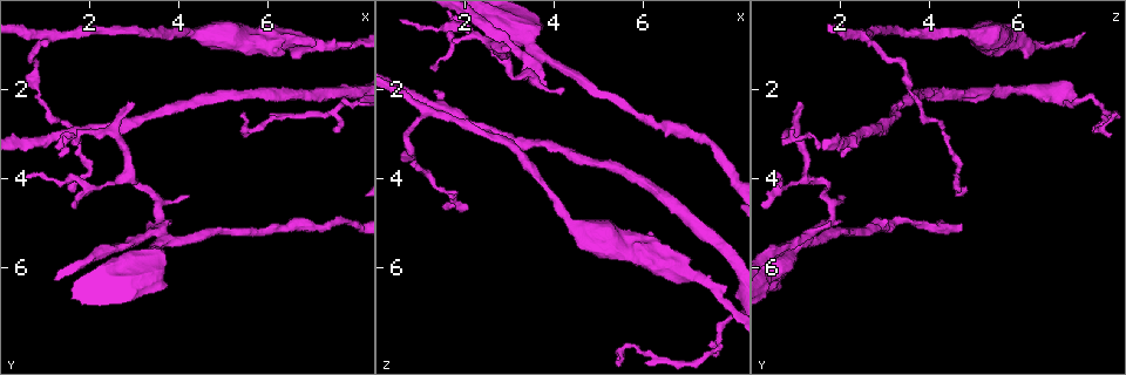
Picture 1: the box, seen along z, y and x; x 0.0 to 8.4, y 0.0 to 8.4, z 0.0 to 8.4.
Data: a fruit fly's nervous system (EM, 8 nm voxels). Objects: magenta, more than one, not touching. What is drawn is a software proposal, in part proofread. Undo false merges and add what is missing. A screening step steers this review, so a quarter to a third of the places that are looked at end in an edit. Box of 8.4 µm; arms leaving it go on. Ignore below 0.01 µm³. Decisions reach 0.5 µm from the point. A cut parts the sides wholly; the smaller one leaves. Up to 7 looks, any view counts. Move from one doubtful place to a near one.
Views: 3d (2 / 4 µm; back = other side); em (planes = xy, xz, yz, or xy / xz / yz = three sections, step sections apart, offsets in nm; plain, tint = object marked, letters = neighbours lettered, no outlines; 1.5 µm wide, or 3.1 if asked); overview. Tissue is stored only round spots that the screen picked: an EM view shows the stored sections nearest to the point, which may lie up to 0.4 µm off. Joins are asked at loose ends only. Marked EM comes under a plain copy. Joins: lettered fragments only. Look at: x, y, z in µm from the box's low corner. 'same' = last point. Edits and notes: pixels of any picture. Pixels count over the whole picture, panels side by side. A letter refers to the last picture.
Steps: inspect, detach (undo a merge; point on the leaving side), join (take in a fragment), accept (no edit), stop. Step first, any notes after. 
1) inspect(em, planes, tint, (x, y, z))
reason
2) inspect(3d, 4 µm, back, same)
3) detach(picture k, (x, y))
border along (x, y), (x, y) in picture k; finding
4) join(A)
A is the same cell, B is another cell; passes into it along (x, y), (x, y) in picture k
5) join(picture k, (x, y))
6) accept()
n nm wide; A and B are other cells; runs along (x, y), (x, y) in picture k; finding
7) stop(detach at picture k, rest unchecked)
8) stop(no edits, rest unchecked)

inspect(em, planes, letters, (1.50, 4.25, 4.60))
thin end

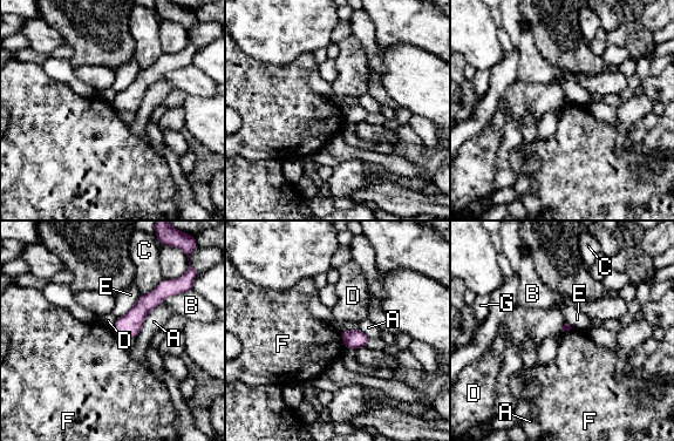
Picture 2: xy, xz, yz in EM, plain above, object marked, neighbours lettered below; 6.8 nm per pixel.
accept()
A, B, C, D, E, F and G are other cells; none of them fits

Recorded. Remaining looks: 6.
inspect(em, planes, letters, (2.85, 2.35, 1.10))
tapers out

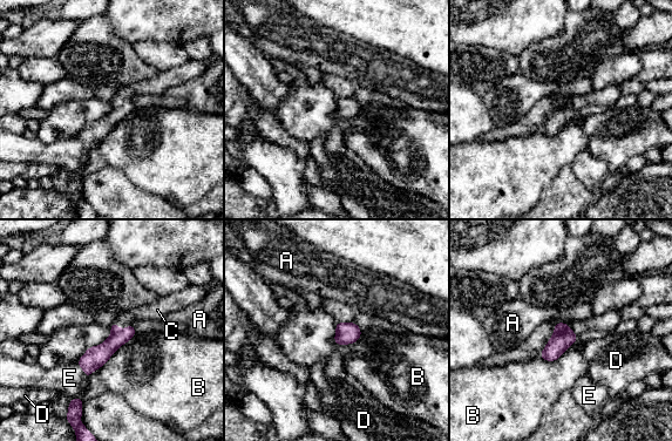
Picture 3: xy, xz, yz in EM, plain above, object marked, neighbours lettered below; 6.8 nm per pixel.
join(C)
120 nm wide; B touches over 280 nm; C is the same cell, A, B, D and E are other cells; it goes on there

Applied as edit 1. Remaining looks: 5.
inspect(overview)
redraw

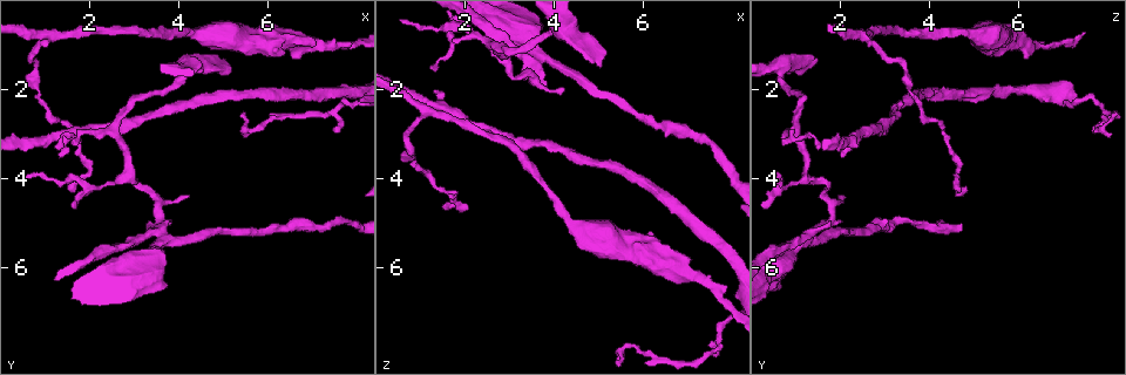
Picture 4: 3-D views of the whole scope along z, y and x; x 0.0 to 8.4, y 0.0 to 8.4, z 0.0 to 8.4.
inspect(em, yz, step 8, tint, (7.50, 1.00, 6.40))
thick turns thin

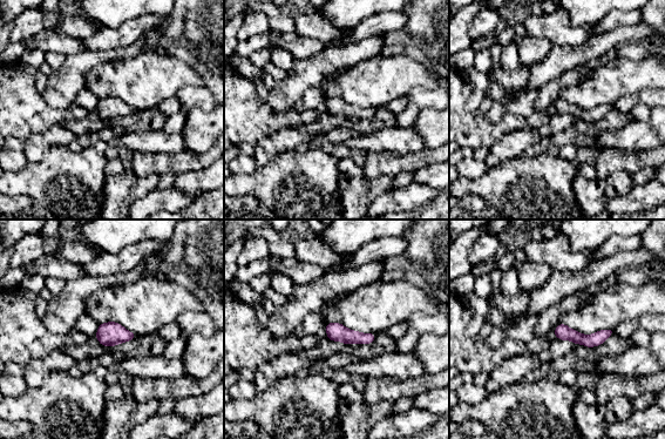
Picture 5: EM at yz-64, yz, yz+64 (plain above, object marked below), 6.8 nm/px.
inspect(em, xz, step 4, tint, same)
another direction

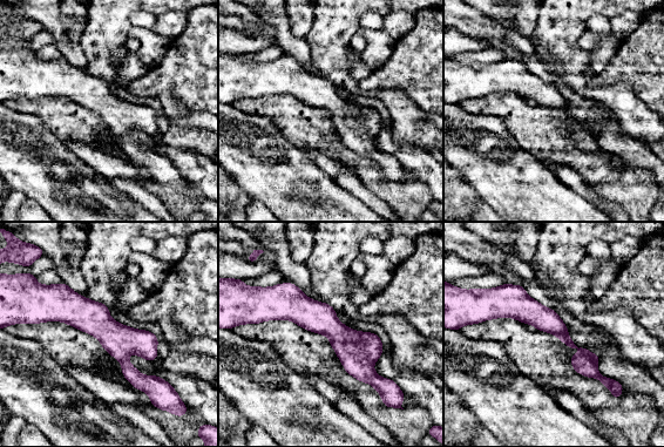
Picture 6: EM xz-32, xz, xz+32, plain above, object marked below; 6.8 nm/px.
inspect(em, xz, step 4, letters, same)
see the neighbours

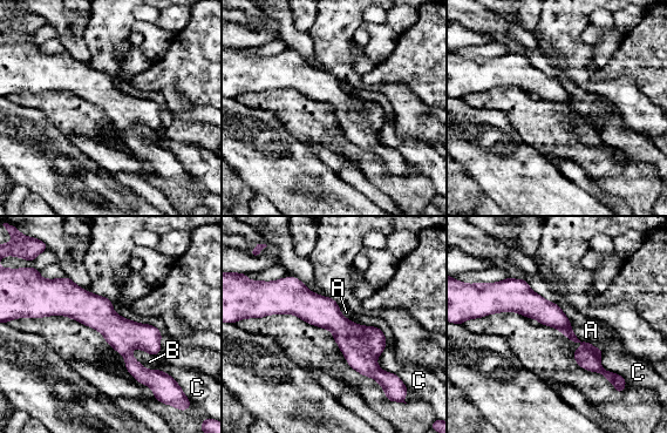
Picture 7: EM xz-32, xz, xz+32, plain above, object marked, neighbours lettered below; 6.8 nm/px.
accept()
A, B and C are other cells; runs along (270, 302), (322, 311), (385, 377) in picture 7; one neuron here

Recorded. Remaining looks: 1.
stop(join at picture 3, rest unchecked)

